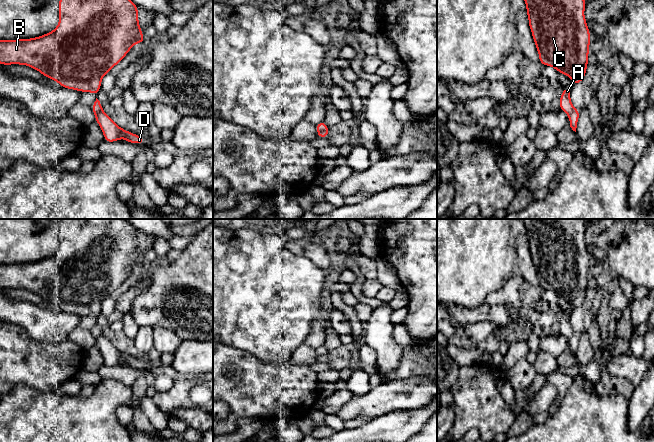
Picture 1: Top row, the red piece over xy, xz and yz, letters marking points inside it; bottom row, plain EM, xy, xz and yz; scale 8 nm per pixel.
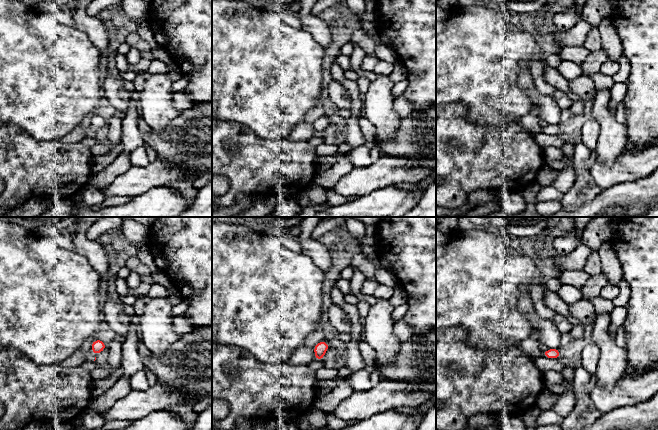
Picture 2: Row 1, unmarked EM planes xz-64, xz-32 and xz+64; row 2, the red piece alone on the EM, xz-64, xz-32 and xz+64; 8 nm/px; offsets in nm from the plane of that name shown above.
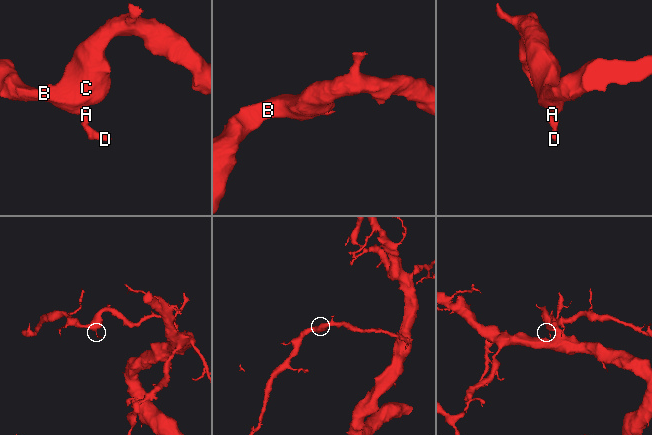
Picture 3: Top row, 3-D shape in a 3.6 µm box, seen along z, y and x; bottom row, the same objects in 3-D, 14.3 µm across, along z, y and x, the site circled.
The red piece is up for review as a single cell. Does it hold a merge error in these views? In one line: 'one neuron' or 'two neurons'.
two neurons

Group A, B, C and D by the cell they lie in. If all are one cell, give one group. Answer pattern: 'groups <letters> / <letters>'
groups A B C / D

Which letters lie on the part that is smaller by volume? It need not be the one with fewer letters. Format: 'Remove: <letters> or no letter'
Remove: D

